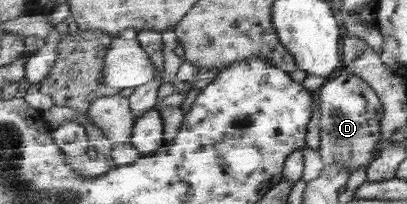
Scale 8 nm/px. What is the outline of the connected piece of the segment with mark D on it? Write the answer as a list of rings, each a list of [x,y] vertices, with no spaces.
[[[338,73],[316,91],[321,109],[321,146],[318,153],[326,165],[343,164],[349,173],[355,173],[361,165],[375,161],[385,145],[378,146],[381,137],[381,119],[384,117],[383,102],[378,93],[357,74]]]

